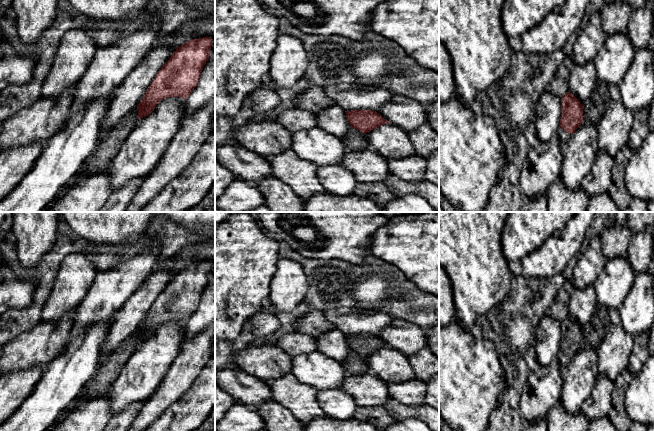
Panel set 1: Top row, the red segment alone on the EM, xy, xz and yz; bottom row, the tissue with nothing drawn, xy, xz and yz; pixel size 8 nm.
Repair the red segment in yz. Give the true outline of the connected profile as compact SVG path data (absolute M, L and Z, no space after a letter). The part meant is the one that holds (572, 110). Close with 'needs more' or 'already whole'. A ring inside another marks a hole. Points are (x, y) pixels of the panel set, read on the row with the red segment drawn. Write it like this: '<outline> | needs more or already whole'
M570 92L561 98L561 119L557 136L561 147L564 148L571 135L583 122L584 106Z | needs more

